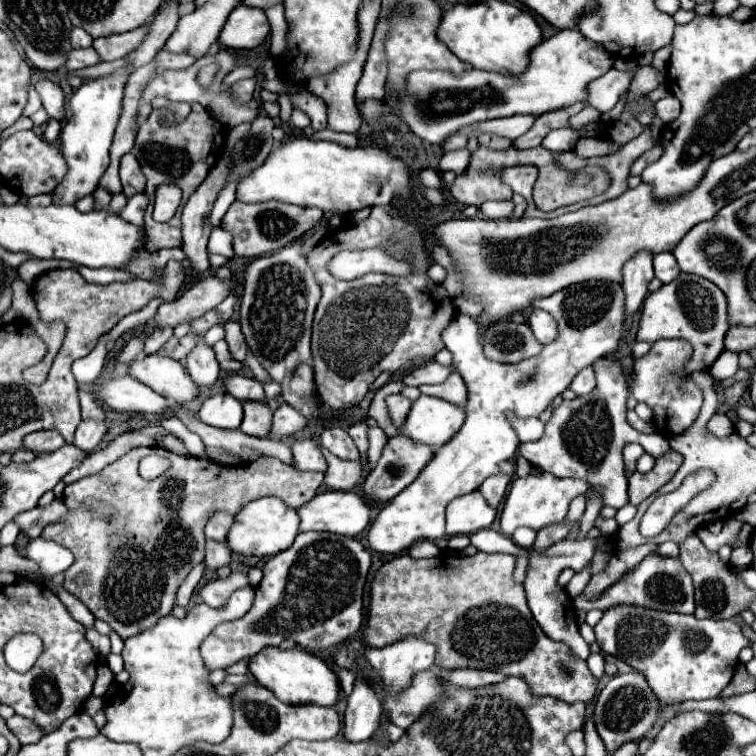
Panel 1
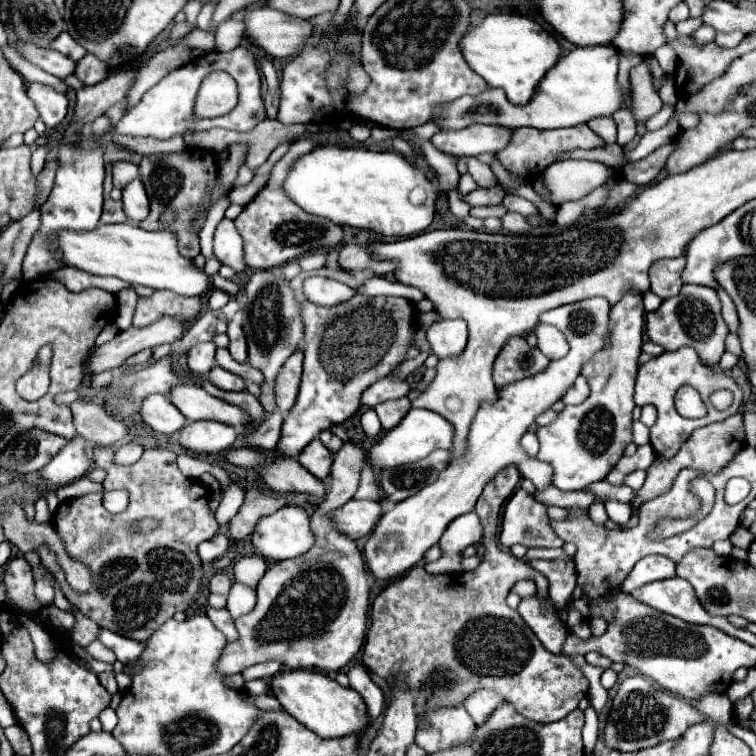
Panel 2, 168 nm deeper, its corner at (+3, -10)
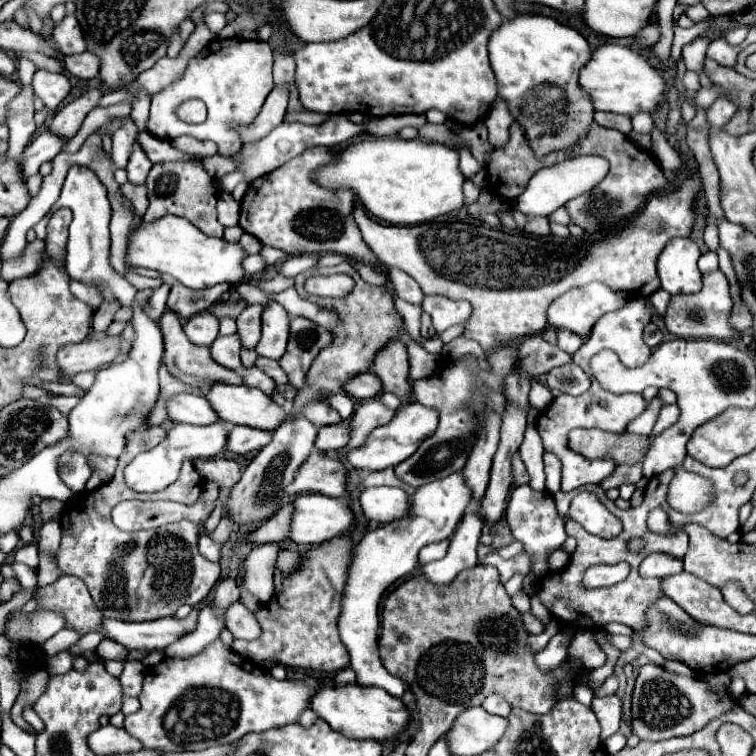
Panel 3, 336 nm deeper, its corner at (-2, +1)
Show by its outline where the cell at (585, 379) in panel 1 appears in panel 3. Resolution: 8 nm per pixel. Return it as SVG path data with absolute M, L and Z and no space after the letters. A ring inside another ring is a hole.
M565 364L559 368L553 368L547 376L545 376L545 384L549 390L559 390L563 394L571 394L571 396L579 396L583 392L589 390L589 376L575 364Z

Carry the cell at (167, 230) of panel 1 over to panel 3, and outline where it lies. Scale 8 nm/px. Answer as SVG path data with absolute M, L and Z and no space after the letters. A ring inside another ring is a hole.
M199 160L153 164L147 176L147 190L149 190L149 208L143 216L145 222L153 222L165 214L173 214L187 218L193 226L197 226L201 232L209 236L217 236L217 238L223 236L223 226L219 224L215 210L215 200L217 200L215 180L205 172Z

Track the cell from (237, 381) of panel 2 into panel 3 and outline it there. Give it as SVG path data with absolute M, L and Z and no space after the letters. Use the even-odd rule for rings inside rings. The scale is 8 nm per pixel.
M237 334L217 336L215 342L211 344L211 356L213 356L213 360L219 362L225 368L231 368L231 370L241 368L239 352L241 352L241 340L239 340Z

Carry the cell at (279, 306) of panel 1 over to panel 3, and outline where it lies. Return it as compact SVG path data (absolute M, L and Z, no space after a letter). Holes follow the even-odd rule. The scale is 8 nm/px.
M271 302L265 306L263 312L263 334L259 344L255 346L255 352L265 358L279 360L285 354L287 338L289 338L289 314L283 306Z

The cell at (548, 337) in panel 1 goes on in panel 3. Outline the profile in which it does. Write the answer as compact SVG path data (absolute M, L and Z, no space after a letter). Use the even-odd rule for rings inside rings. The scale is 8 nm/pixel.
M557 330L557 340L559 340L557 346L569 354L575 354L583 344L583 338L575 332L569 332L569 330Z

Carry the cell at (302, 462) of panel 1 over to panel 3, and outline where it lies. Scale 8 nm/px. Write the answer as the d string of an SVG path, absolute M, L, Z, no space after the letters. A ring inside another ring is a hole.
M341 422L341 424L331 424L331 426L321 426L317 440L315 440L315 448L319 452L335 452L347 446L349 442L349 424Z

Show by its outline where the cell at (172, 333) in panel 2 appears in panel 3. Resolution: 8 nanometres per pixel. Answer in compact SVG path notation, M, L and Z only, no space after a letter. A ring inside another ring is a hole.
M119 336L103 340L85 340L79 344L67 344L59 350L57 364L61 376L75 376L87 370L99 370L111 364L119 354Z

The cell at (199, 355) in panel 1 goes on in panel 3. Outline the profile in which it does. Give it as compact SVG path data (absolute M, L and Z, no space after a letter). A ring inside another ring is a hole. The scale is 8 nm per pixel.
M213 310L199 312L191 316L183 326L187 338L197 346L211 346L219 334L219 318Z

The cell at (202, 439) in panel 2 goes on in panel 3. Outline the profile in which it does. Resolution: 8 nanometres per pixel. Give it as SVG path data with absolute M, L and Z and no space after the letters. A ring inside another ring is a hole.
M223 422L209 424L209 426L191 426L191 424L175 424L165 440L155 446L153 450L141 452L127 468L125 468L125 482L131 490L137 492L159 492L173 484L179 478L179 470L183 460L199 460L199 458L213 458L217 456L227 442L227 426Z

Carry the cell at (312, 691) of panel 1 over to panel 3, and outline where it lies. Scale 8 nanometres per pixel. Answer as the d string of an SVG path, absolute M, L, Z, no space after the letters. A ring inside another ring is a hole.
M345 684L345 686L327 686L317 692L311 700L311 708L337 732L347 738L371 738L385 742L389 738L397 738L401 732L407 730L411 712L399 700L389 696L381 688L363 688L359 684Z

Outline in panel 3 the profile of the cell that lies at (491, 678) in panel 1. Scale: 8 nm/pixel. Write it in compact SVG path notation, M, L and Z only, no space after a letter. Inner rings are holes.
M491 694L485 698L483 702L483 708L489 712L489 714L497 714L497 716L509 716L511 712L511 706L497 694Z

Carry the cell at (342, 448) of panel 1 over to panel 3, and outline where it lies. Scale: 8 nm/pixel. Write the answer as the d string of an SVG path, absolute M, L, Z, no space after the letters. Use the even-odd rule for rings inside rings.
M311 402L311 404L303 406L303 416L307 416L307 420L311 420L315 426L339 424L341 422L341 416L337 414L337 410L333 410L325 402Z

